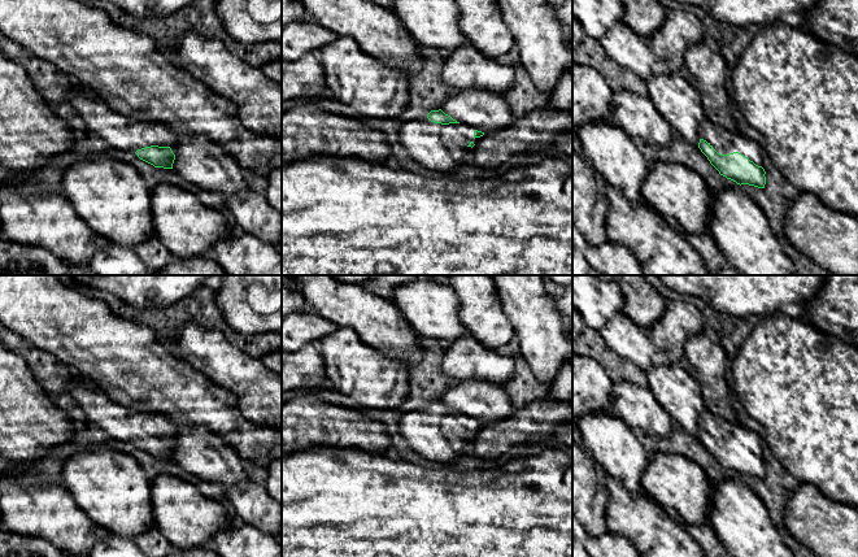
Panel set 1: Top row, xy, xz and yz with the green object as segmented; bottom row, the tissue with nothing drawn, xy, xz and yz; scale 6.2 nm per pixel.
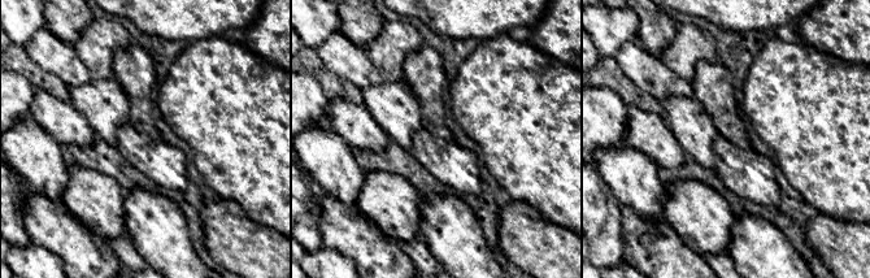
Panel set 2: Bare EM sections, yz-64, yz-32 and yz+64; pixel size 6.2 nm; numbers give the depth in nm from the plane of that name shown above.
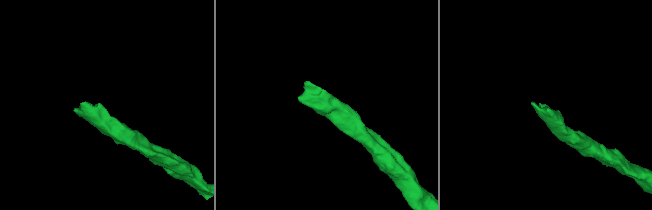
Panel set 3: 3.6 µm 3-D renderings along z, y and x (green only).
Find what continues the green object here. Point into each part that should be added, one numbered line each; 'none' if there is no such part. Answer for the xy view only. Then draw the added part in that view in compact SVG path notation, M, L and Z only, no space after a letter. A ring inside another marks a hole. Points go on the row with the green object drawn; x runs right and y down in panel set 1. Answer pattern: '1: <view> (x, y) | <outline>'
1: xy (120, 131) | M86 91L70 93L69 106L83 117L88 130L118 151L136 152L151 145L171 148L178 139L165 125L135 121L110 109L108 104Z

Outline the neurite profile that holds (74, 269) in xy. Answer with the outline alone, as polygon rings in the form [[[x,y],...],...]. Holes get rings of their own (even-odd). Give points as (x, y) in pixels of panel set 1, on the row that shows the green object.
[[[66,264],[66,266],[69,269],[69,275],[97,275],[87,265]]]

